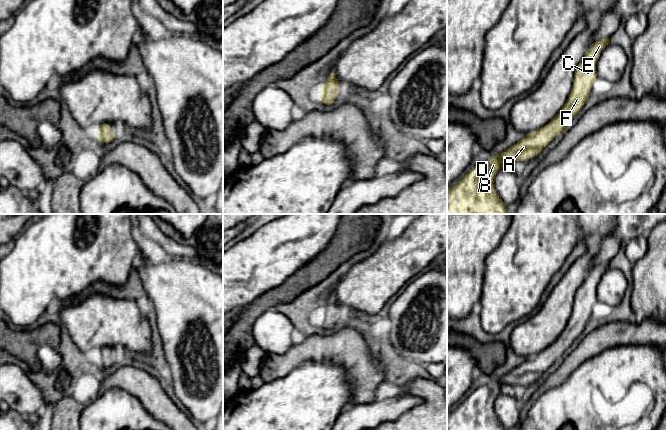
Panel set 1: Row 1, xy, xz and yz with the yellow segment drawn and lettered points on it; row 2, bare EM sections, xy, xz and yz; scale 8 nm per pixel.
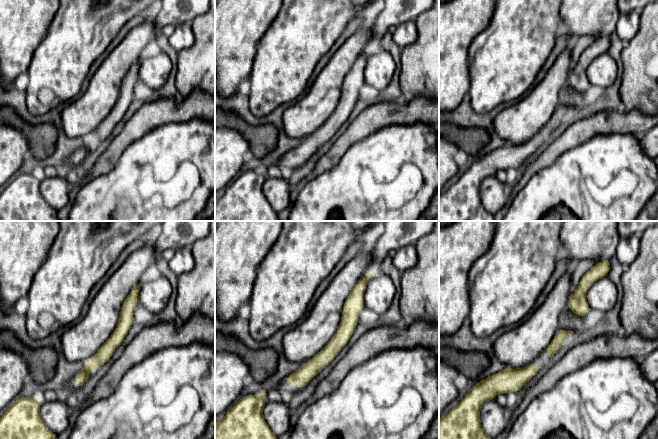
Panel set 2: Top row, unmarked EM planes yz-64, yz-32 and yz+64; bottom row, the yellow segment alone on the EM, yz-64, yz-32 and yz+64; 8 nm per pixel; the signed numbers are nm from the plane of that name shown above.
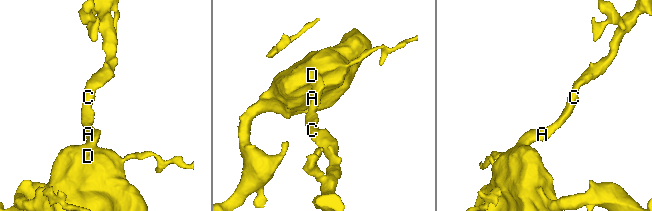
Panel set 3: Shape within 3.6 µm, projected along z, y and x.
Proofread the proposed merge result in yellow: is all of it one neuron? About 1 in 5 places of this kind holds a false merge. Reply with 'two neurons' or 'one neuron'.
one neuron

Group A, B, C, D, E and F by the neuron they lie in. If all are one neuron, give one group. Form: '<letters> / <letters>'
A B C D E F

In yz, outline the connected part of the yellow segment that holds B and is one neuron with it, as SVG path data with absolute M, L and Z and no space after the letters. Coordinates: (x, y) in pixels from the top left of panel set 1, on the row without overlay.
M609 263L595 265L588 273L574 297L572 314L559 337L544 351L529 356L519 366L500 379L475 389L453 412L447 412L447 430L506 430L494 411L494 401L503 384L525 385L539 377L570 348L586 327L592 308L598 302L597 283L610 267Z

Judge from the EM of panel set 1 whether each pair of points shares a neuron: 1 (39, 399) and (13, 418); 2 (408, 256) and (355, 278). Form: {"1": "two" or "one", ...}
{"1": "two", "2": "one"}

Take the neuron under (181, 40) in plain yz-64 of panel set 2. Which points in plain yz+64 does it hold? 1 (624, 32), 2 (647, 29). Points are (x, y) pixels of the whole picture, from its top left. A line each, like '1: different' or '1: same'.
1: same
2: different

